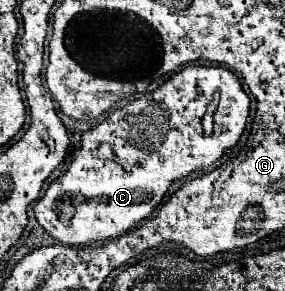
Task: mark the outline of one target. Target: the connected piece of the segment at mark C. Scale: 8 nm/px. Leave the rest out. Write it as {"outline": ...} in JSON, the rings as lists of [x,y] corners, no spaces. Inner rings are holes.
{"outline":[[[185,66],[177,74],[173,74],[161,88],[143,94],[141,98],[133,100],[121,110],[115,110],[107,120],[103,120],[93,130],[83,134],[83,144],[75,152],[69,170],[55,182],[55,186],[49,186],[45,196],[37,202],[35,218],[55,240],[67,246],[89,246],[113,240],[121,236],[125,230],[129,230],[133,224],[149,218],[151,212],[161,204],[163,196],[167,194],[169,186],[175,180],[181,180],[191,172],[211,166],[227,150],[231,150],[239,142],[245,130],[247,116],[249,116],[249,96],[243,92],[233,72],[221,66],[211,66],[211,68]],[[215,92],[221,94],[219,104],[213,112],[215,126],[213,132],[205,136],[201,120]],[[101,144],[111,146],[111,154],[105,156],[105,160],[99,154]]]}

